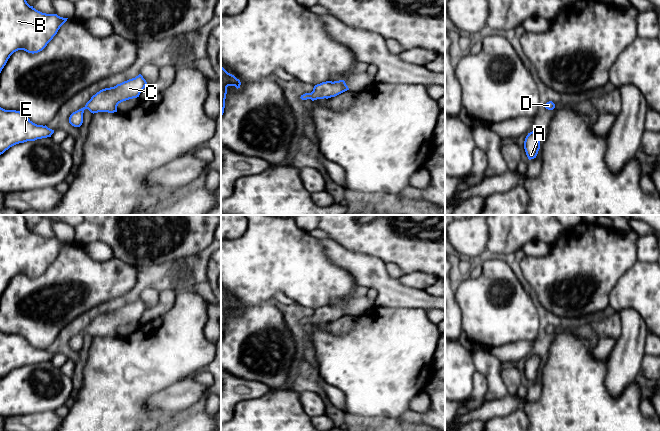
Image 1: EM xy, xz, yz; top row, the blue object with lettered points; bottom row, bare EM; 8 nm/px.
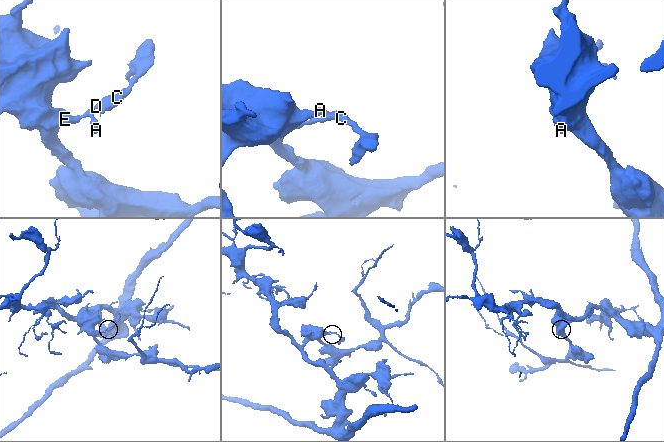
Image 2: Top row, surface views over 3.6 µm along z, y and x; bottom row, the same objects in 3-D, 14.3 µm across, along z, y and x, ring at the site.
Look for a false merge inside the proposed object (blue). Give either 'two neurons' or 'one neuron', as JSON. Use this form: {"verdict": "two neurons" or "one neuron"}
{"verdict": "one neuron"}

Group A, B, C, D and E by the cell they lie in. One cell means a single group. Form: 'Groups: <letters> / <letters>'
Groups: A B C D E

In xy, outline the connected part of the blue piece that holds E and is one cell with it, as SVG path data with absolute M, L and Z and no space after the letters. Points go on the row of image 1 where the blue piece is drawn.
M0 107L0 155L16 144L51 137L53 133L54 130L33 123L20 111Z

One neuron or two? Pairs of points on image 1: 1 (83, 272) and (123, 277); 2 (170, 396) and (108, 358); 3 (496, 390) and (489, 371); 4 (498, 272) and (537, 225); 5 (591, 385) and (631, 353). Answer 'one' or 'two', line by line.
1: one
2: two
3: one
4: two
5: two

